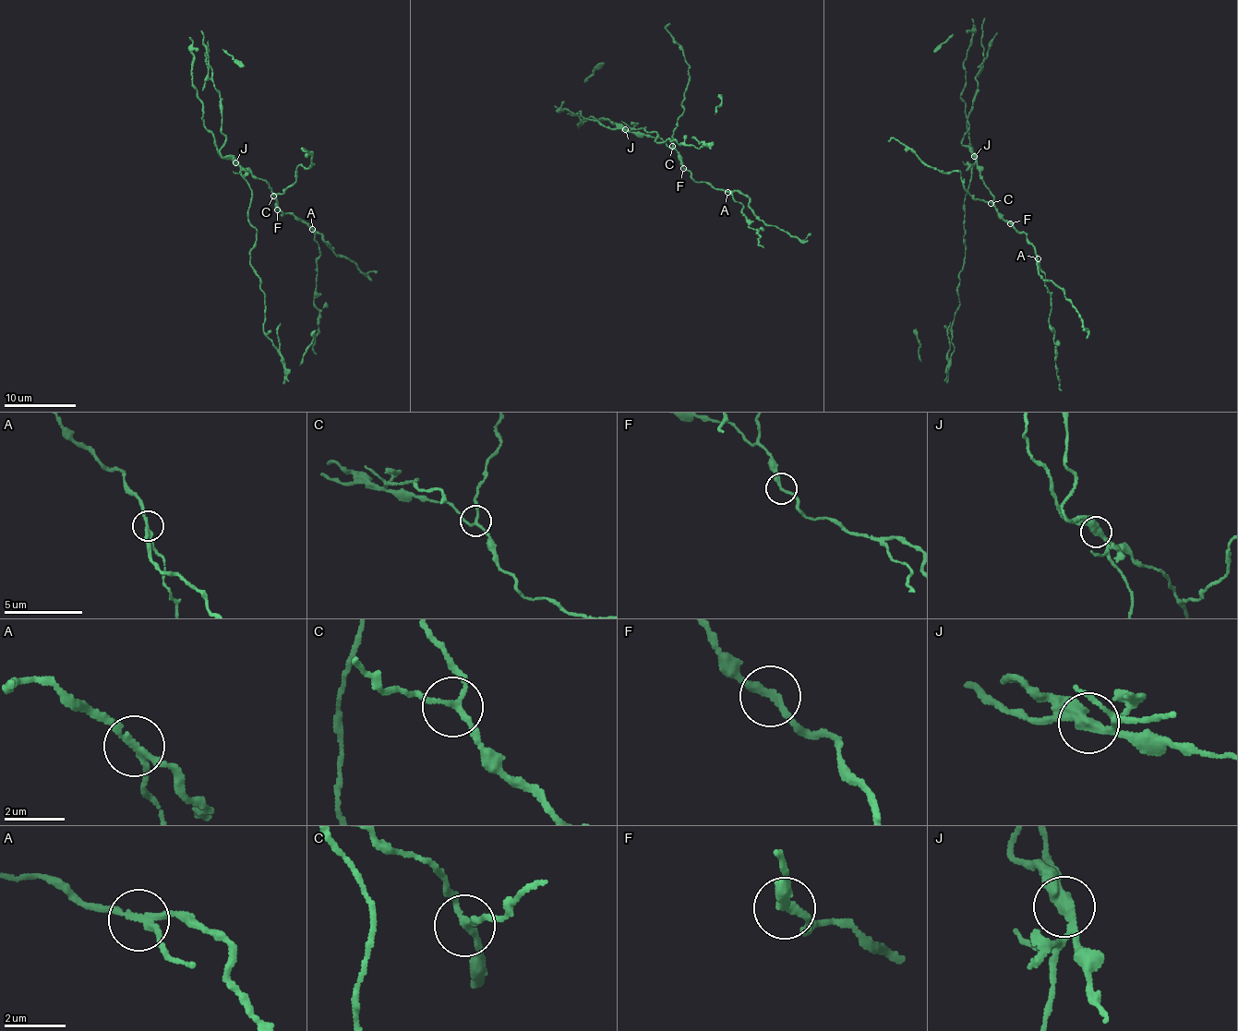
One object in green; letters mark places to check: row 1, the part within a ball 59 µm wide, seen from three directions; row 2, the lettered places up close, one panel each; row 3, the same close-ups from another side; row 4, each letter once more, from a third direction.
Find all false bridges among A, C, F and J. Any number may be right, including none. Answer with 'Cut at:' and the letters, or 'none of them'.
Cut at: A, J

